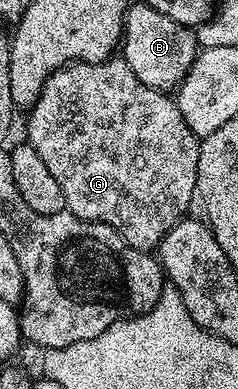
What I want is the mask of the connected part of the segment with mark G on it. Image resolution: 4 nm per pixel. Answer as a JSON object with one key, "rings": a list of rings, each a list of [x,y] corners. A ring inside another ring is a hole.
{"rings":[[[110,58],[101,64],[67,64],[59,70],[55,70],[47,78],[33,107],[28,109],[27,116],[29,116],[29,121],[25,124],[25,132],[29,135],[26,136],[27,143],[33,147],[35,154],[39,154],[39,158],[43,158],[47,170],[51,170],[51,175],[55,177],[55,182],[59,182],[59,190],[63,190],[66,209],[79,219],[94,220],[96,224],[111,226],[133,249],[148,253],[150,250],[156,249],[167,234],[167,230],[179,223],[188,213],[185,211],[188,210],[189,203],[197,196],[201,140],[189,130],[183,114],[177,109],[176,99],[170,98],[166,93],[154,91],[146,84],[141,84],[139,78],[131,70],[131,66],[125,64],[124,59]]]}

